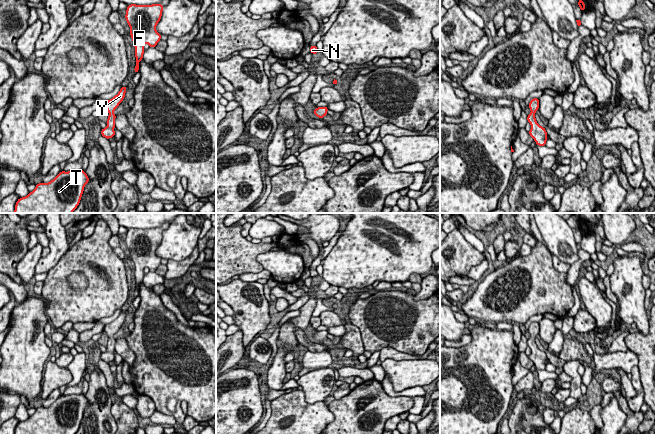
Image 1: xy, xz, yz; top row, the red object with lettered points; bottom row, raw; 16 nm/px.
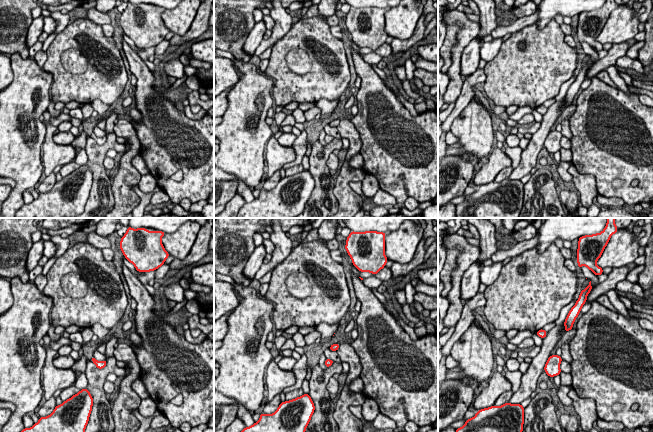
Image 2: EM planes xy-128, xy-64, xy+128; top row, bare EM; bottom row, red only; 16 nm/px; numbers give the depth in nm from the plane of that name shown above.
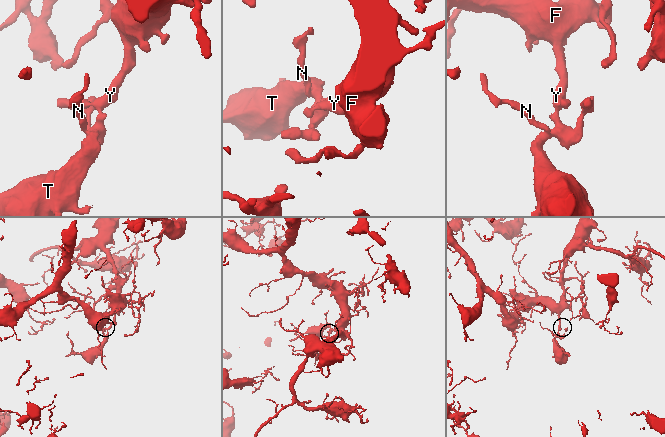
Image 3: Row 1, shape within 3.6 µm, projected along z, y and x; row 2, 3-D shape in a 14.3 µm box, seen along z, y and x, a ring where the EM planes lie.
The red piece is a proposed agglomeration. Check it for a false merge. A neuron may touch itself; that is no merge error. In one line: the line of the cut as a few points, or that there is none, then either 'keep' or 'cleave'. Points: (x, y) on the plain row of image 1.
cut none; keep

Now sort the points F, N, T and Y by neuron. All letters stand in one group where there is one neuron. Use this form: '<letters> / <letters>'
F N T Y

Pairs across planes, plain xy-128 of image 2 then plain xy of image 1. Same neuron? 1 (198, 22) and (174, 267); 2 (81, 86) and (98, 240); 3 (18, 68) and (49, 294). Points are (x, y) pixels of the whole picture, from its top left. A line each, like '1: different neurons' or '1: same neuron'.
1: same neuron
2: same neuron
3: different neurons

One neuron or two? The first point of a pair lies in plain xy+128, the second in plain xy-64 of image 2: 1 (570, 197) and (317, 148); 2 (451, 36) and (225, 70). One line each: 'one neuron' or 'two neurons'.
1: two neurons
2: two neurons

